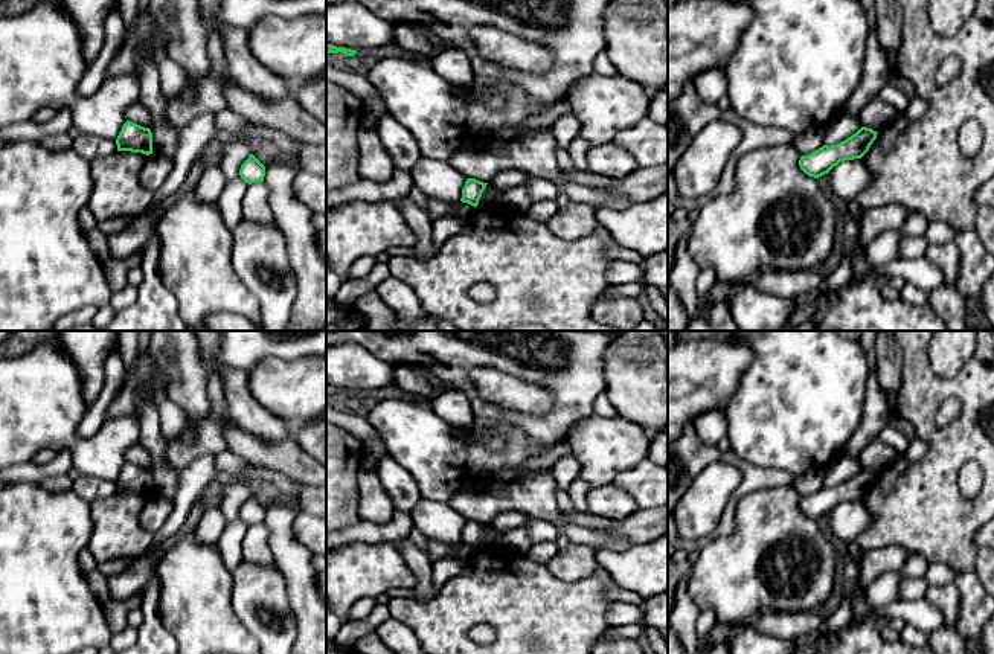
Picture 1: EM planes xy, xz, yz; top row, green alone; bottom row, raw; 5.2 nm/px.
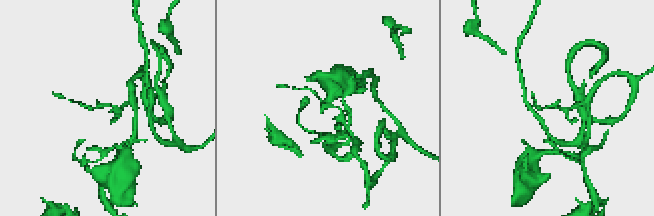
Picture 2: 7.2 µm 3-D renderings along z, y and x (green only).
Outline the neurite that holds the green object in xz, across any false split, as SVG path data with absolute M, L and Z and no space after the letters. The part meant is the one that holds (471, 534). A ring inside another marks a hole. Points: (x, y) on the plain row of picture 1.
M467 520L465 527L462 531L462 544L468 544L477 549L482 534L485 532L488 524L479 523L476 520Z

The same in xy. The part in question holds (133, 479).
M127 462L116 480L117 492L152 495L152 474L149 470Z

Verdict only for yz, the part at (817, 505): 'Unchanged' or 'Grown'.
Unchanged

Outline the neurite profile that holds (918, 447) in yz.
M916 436L913 441L909 442L909 448L904 457L909 460L909 463L913 463L919 460L927 453L927 450L928 442Z

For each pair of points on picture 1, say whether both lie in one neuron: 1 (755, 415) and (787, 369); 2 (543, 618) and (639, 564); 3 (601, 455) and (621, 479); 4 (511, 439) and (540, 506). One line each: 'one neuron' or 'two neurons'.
1: one neuron
2: two neurons
3: two neurons
4: two neurons

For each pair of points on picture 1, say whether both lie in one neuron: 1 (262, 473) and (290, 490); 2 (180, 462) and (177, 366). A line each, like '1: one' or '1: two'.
1: one
2: two

